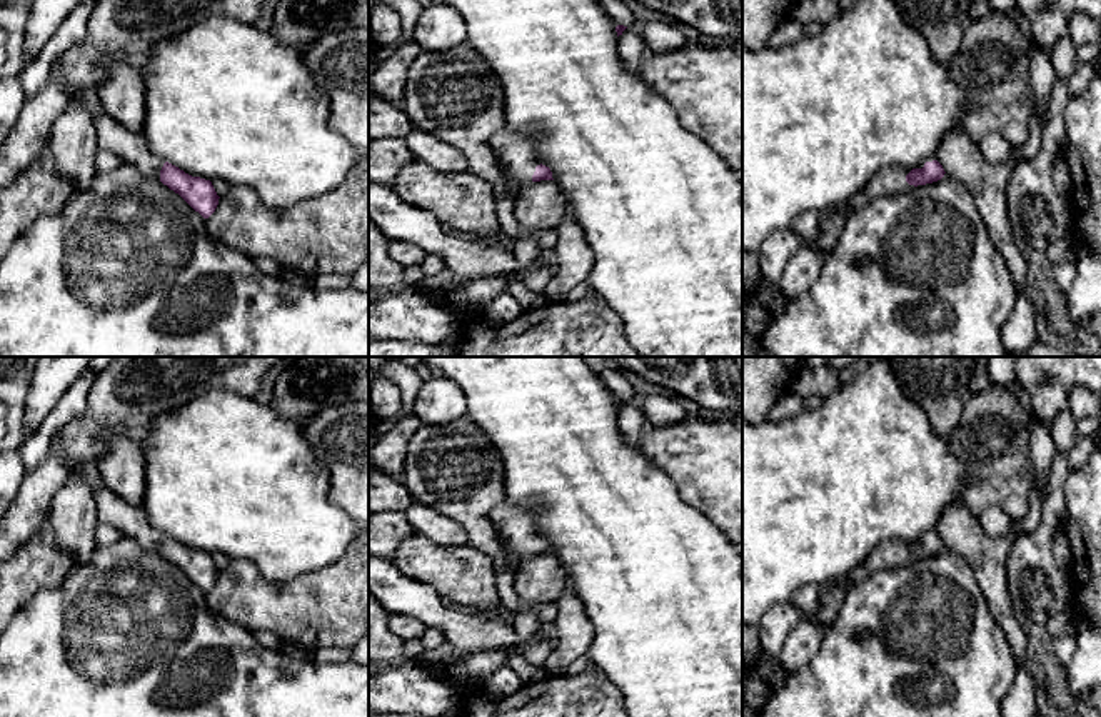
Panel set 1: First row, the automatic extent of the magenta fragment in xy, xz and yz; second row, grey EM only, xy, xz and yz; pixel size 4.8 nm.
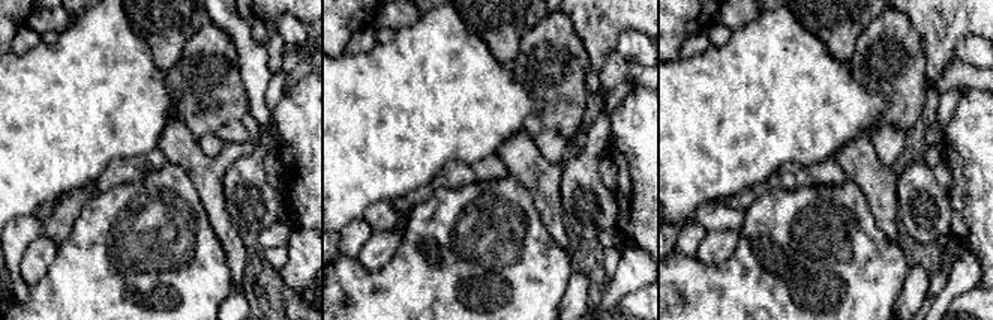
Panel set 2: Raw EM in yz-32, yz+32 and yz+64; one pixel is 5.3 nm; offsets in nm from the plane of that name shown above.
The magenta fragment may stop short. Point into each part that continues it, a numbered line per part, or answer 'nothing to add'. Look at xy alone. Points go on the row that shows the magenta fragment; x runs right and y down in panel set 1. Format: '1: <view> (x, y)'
1: xy (129, 145)

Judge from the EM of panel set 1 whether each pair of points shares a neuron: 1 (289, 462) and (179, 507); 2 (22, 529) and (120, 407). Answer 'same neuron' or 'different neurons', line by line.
1: same neuron
2: same neuron

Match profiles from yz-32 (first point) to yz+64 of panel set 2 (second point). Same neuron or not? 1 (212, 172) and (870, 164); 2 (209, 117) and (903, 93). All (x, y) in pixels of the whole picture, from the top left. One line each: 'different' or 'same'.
1: same
2: same

